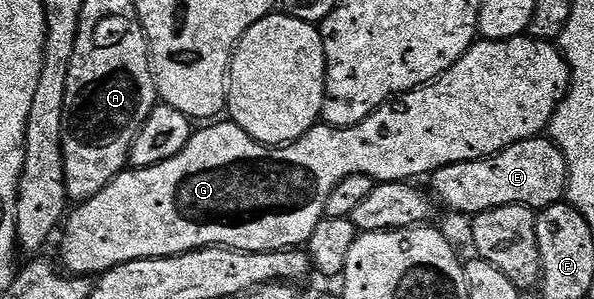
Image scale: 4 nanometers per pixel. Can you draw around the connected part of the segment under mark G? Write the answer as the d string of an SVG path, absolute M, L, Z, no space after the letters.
M530 36L510 38L500 42L479 40L468 48L465 56L461 56L461 60L457 60L457 64L450 66L435 81L428 82L426 86L418 86L416 90L409 90L405 94L400 94L384 102L368 118L352 126L317 124L296 142L288 142L286 146L262 146L259 142L253 141L237 123L230 120L219 120L214 124L204 125L207 126L204 130L196 129L192 133L189 144L185 144L185 148L181 148L181 152L177 152L177 156L173 156L173 160L165 160L153 168L144 170L124 169L123 173L118 174L109 185L101 188L101 192L97 192L97 196L78 203L66 215L65 225L61 230L63 243L59 246L59 254L63 257L62 269L72 276L98 276L104 274L112 266L120 266L138 258L172 258L178 254L187 254L191 250L204 250L207 246L225 246L228 250L244 250L247 254L302 247L309 240L309 236L313 236L313 228L317 228L319 221L325 217L325 200L329 200L329 192L333 192L333 188L337 188L337 184L341 184L341 180L345 180L345 176L364 174L374 178L376 183L407 182L408 180L419 180L415 178L421 177L422 174L430 176L442 166L458 162L472 162L478 158L489 158L492 154L501 152L521 140L540 137L550 127L555 109L563 102L570 86L571 69L567 67L563 51L555 42L542 42L540 38Z

